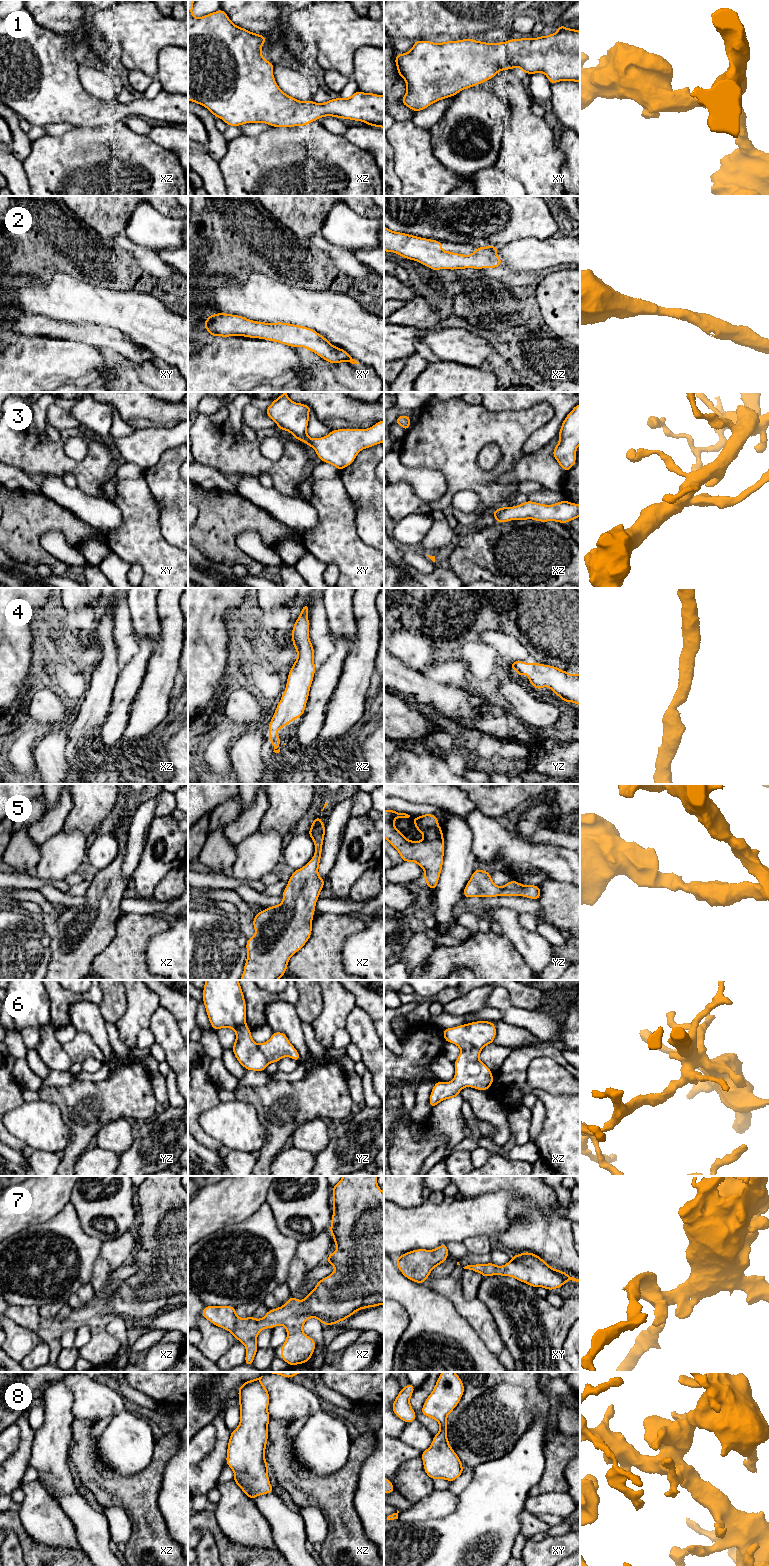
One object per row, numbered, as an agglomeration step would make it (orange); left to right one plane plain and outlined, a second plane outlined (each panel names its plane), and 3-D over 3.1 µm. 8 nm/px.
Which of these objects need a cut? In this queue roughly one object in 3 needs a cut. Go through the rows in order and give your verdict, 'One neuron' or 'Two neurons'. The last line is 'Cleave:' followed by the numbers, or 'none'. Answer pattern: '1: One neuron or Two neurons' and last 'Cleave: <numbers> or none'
1: One neuron
2: One neuron
3: One neuron
4: One neuron
5: One neuron
6: One neuron
7: One neuron
8: One neuron
Cleave: none

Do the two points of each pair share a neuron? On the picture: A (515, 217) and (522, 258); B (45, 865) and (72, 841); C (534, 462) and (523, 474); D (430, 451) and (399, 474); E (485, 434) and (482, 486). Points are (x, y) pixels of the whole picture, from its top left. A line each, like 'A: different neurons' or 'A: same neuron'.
A: different neurons
B: same neuron
C: same neuron
D: different neurons
E: same neuron

